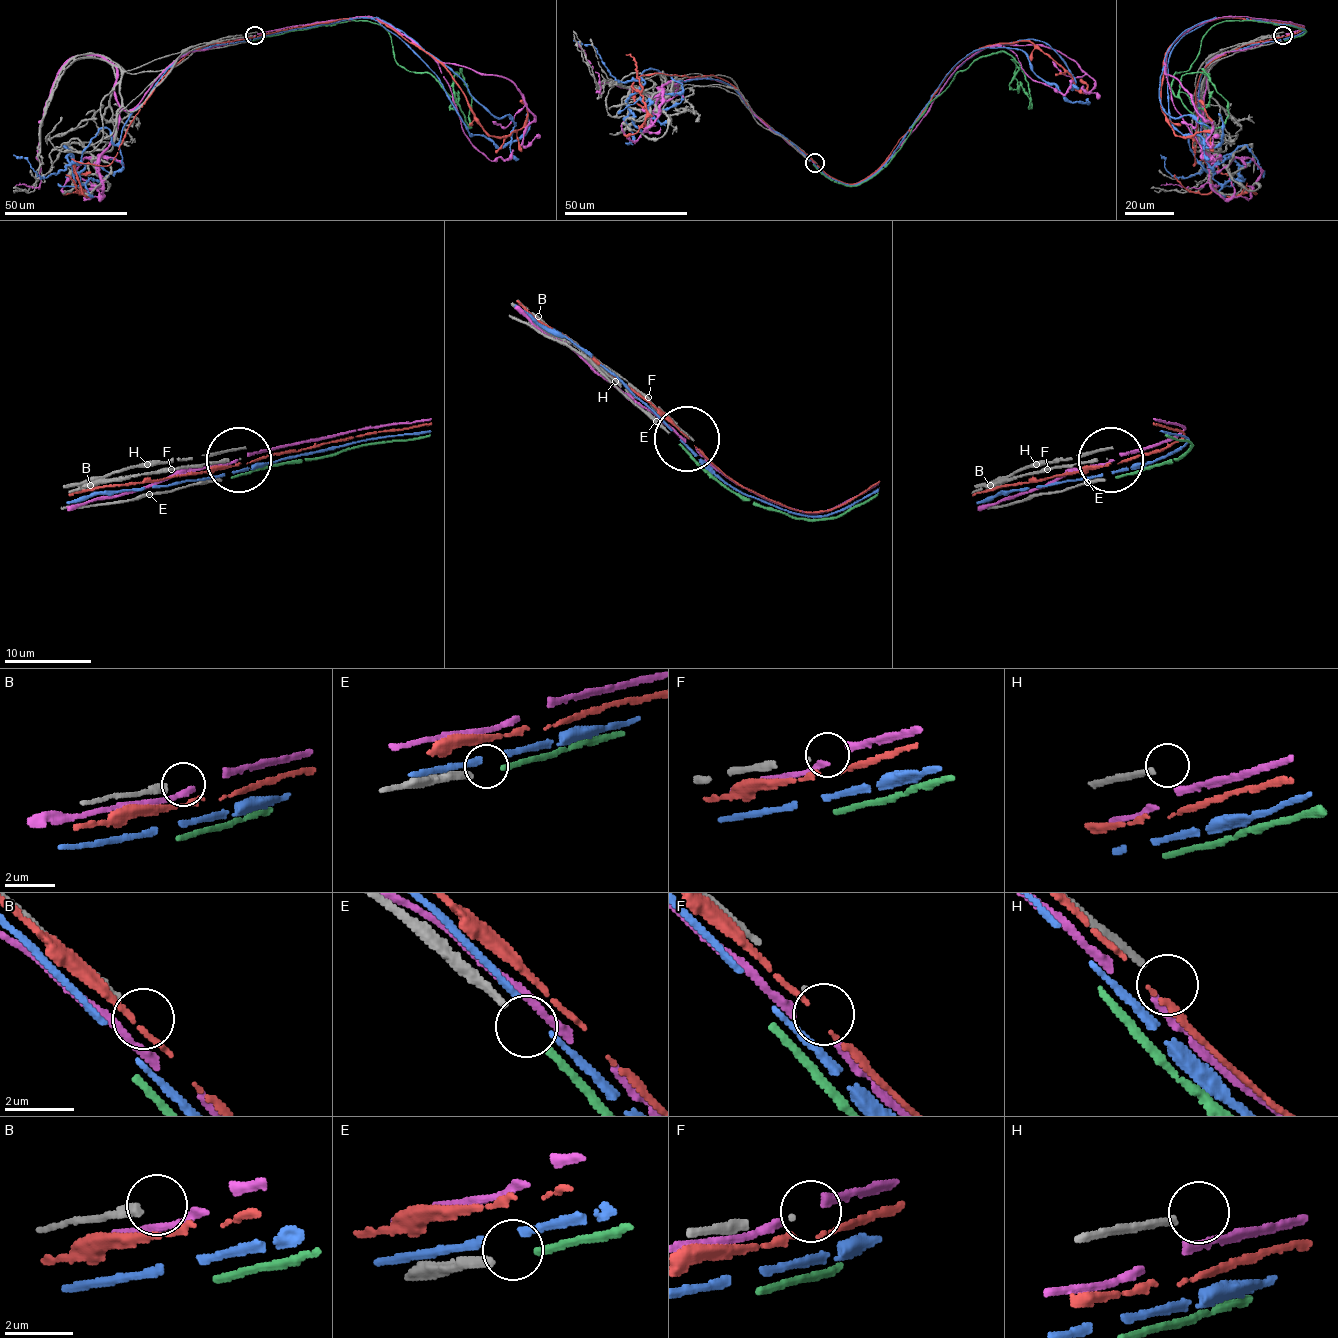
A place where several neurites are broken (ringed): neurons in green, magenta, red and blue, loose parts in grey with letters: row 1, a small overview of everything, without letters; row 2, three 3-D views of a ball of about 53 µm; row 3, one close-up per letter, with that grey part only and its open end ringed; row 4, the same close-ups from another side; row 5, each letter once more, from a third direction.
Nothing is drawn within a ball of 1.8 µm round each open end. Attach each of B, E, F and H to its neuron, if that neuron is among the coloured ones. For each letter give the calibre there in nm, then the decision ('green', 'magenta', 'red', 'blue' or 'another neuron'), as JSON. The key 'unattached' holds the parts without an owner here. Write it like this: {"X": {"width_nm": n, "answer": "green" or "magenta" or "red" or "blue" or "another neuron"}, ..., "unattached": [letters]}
{"B": {"width_nm": 240, "answer": "another neuron"}, "E": {"width_nm": 240, "answer": "green"}, "F": {"width_nm": 70, "answer": "another neuron"}, "H": {"width_nm": 200, "answer": "another neuron"}, "unattached": ["B", "F", "H"]}

